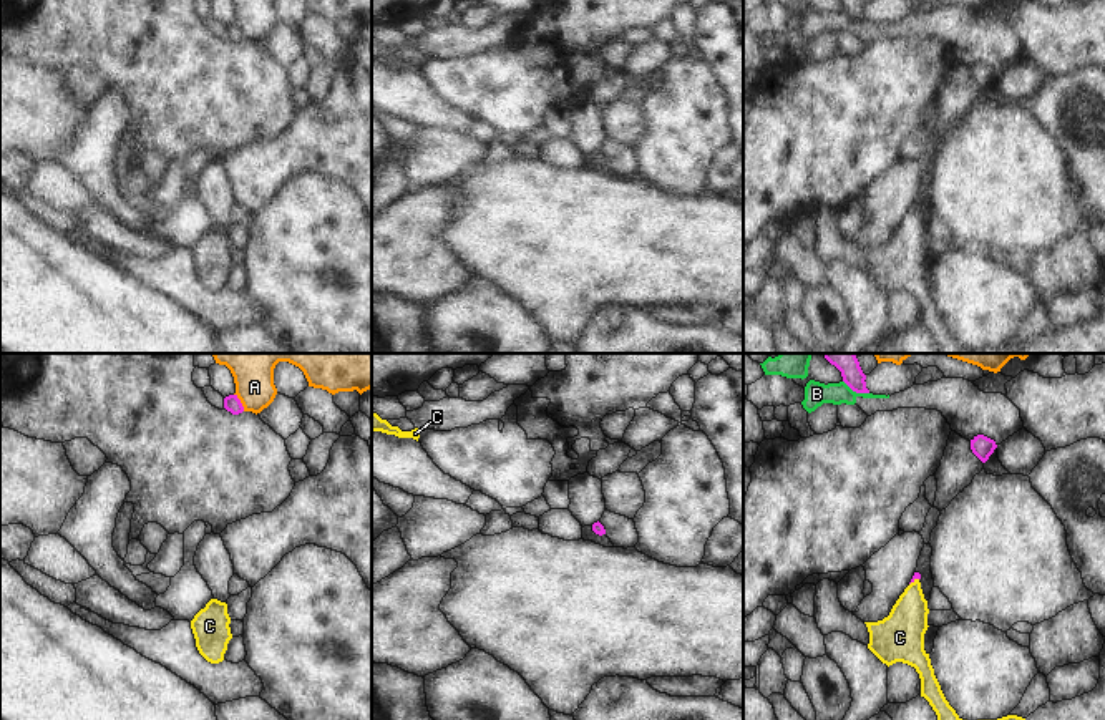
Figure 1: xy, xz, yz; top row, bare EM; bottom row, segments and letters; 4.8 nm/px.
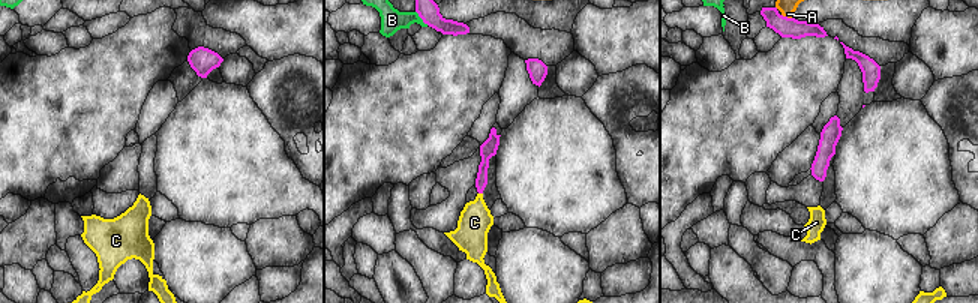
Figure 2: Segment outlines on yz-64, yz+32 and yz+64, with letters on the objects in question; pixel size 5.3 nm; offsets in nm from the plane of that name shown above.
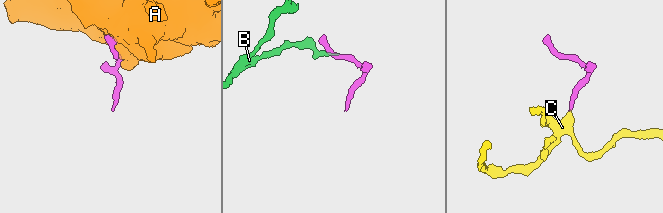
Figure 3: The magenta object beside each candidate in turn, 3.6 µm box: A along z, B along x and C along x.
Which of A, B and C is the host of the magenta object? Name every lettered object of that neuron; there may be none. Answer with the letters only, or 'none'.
C

